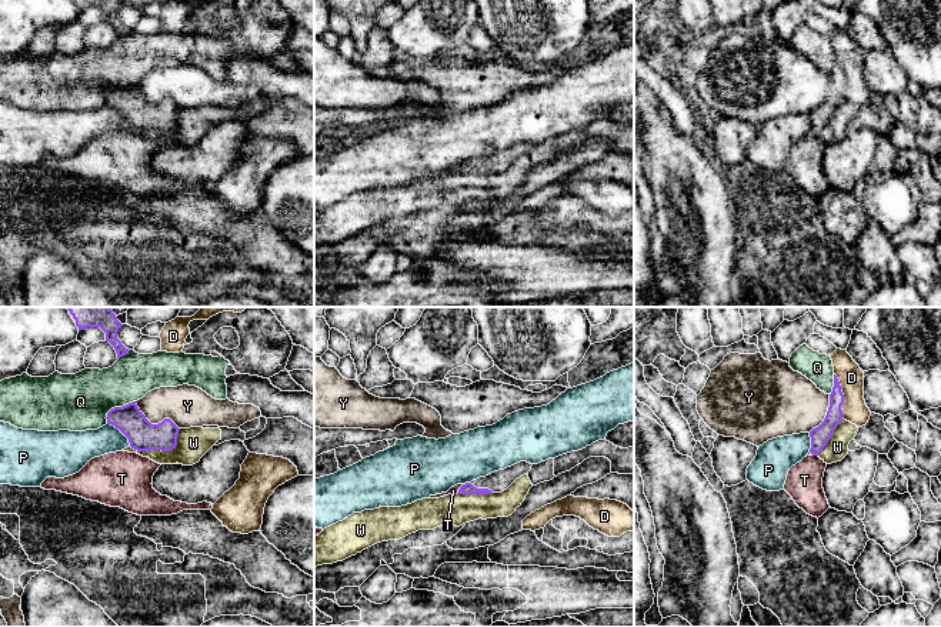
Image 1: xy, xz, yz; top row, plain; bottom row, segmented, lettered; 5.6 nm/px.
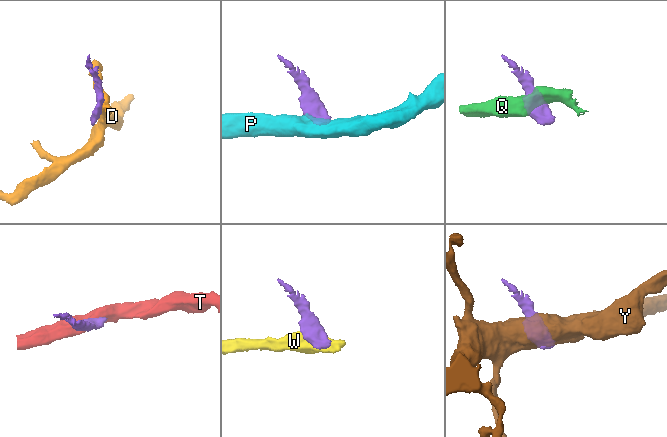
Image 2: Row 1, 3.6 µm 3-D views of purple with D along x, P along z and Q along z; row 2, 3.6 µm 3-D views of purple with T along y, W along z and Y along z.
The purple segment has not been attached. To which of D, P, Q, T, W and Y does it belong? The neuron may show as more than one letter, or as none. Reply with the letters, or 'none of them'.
none of them

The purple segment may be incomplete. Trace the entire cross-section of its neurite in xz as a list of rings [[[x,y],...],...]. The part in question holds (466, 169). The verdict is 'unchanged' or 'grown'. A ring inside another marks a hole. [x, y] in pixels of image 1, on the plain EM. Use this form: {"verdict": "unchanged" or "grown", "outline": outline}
{"verdict": "grown", "outline": [[[520,141],[504,150],[494,151],[485,157],[473,160],[460,167],[457,174],[493,174],[507,170],[517,159],[528,154],[531,150],[530,143]]]}

